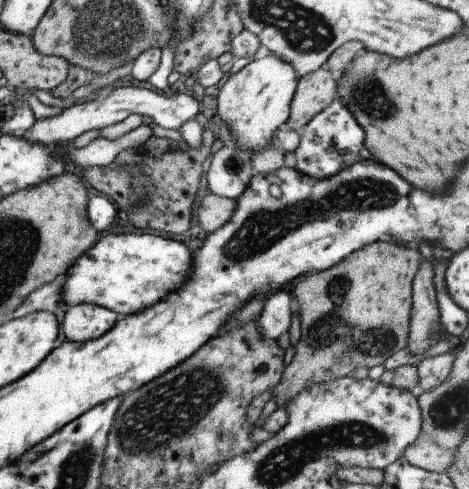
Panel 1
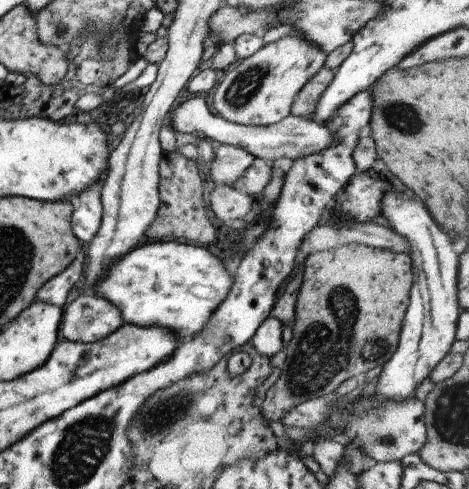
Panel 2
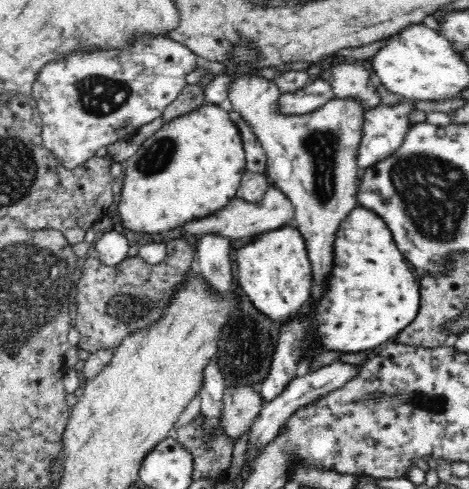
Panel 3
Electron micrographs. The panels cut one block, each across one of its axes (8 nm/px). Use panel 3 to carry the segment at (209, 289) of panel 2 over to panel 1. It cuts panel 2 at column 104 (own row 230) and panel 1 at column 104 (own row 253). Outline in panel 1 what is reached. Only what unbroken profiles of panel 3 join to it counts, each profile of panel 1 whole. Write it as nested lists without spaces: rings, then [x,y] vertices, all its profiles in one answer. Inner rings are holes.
[[[146,232],[109,233],[68,268],[60,296],[63,310],[88,303],[110,308],[122,316],[136,314],[182,288],[190,270],[192,253],[185,243]]]

